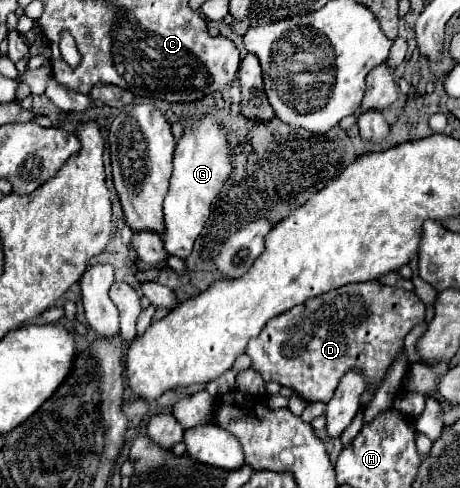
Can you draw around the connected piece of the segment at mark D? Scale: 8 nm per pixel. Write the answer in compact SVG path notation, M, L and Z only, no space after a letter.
M377 280L363 284L347 284L339 290L321 294L319 298L311 298L303 306L291 308L287 314L273 318L259 338L251 340L247 346L247 354L253 360L253 370L257 370L265 382L275 380L281 386L289 386L307 402L329 402L339 384L339 378L351 370L363 370L367 382L381 384L385 370L391 366L397 352L403 348L403 338L409 334L413 326L425 320L425 304L415 296L415 292L407 292L403 288L381 286Z

